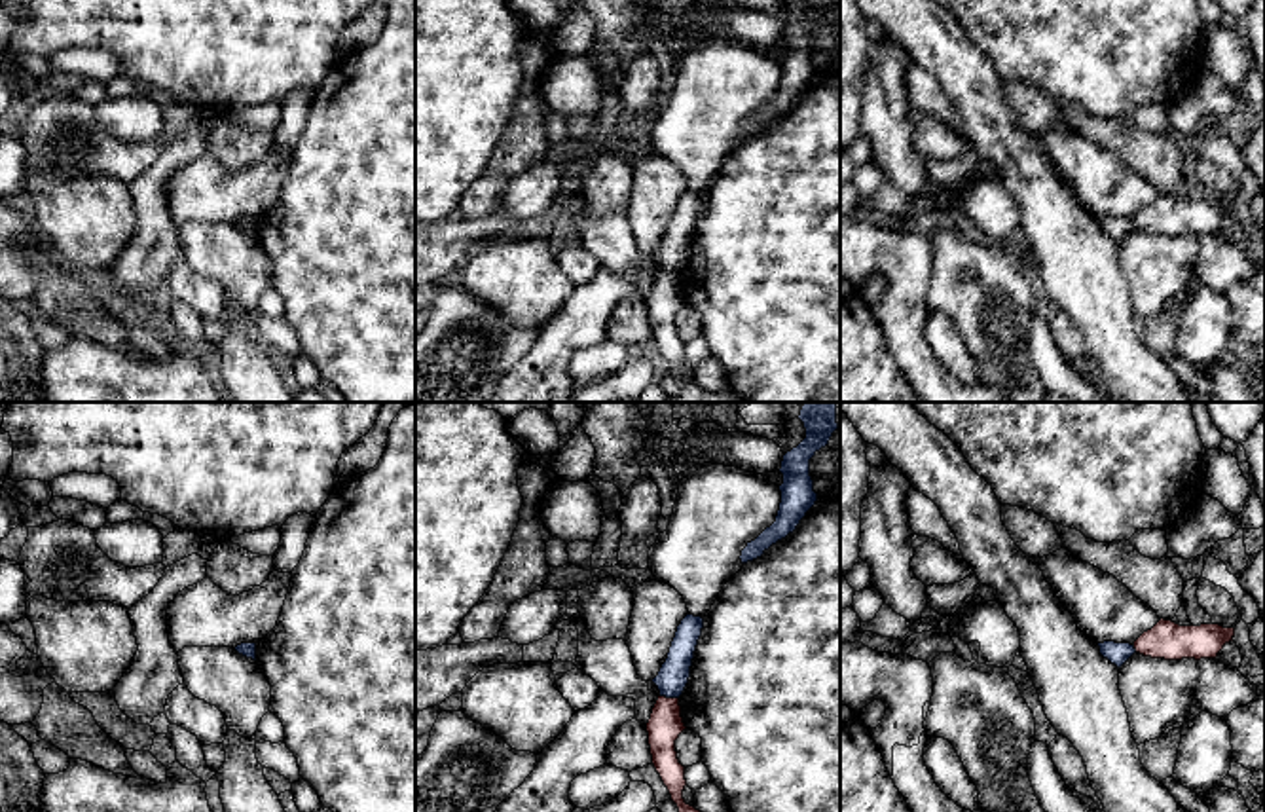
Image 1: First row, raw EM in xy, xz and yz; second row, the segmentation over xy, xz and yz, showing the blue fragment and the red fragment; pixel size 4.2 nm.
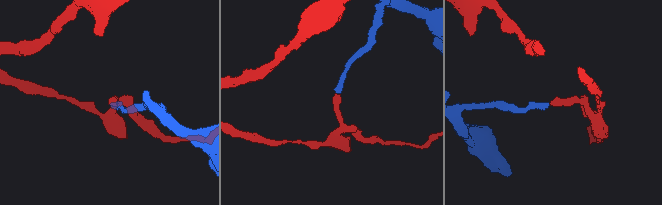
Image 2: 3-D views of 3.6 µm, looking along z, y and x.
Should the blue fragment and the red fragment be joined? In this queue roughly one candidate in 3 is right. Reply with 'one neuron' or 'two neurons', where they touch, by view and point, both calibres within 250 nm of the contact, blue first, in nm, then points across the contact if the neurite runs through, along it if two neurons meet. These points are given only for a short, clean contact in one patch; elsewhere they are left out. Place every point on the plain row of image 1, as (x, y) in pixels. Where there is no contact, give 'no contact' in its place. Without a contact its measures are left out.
two neurons; contact xz (670, 272); calibres 130 and 140 nm; border xz (660, 270), (678, 274)

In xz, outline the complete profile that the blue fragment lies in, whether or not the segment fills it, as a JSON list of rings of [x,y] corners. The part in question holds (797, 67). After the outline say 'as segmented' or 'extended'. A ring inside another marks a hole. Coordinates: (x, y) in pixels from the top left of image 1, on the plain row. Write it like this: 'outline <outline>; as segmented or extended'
outline [[[804,0],[804,4],[806,13],[787,27],[781,36],[783,59],[779,61],[781,78],[776,97],[747,118],[740,131],[742,138],[761,133],[772,120],[793,108],[817,76],[810,51],[810,34],[829,19],[838,0]]]; as segmented

